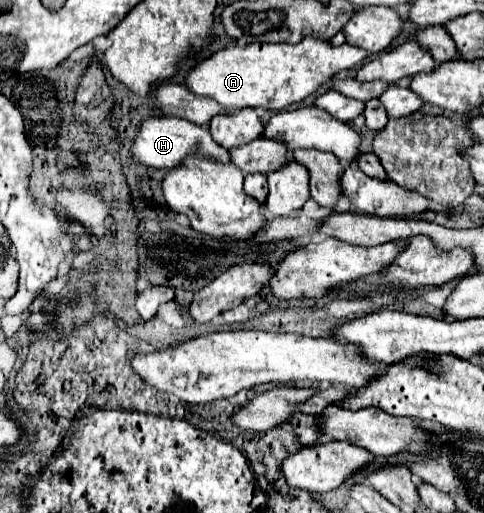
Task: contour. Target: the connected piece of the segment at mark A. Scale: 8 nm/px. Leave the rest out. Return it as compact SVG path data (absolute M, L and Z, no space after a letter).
M305 37L297 45L287 43L251 43L245 47L227 47L201 61L187 77L187 89L197 95L215 99L229 111L243 107L265 107L273 113L287 109L293 103L301 103L315 93L323 83L333 79L339 71L353 69L367 59L367 51L349 43L333 47L329 41Z

